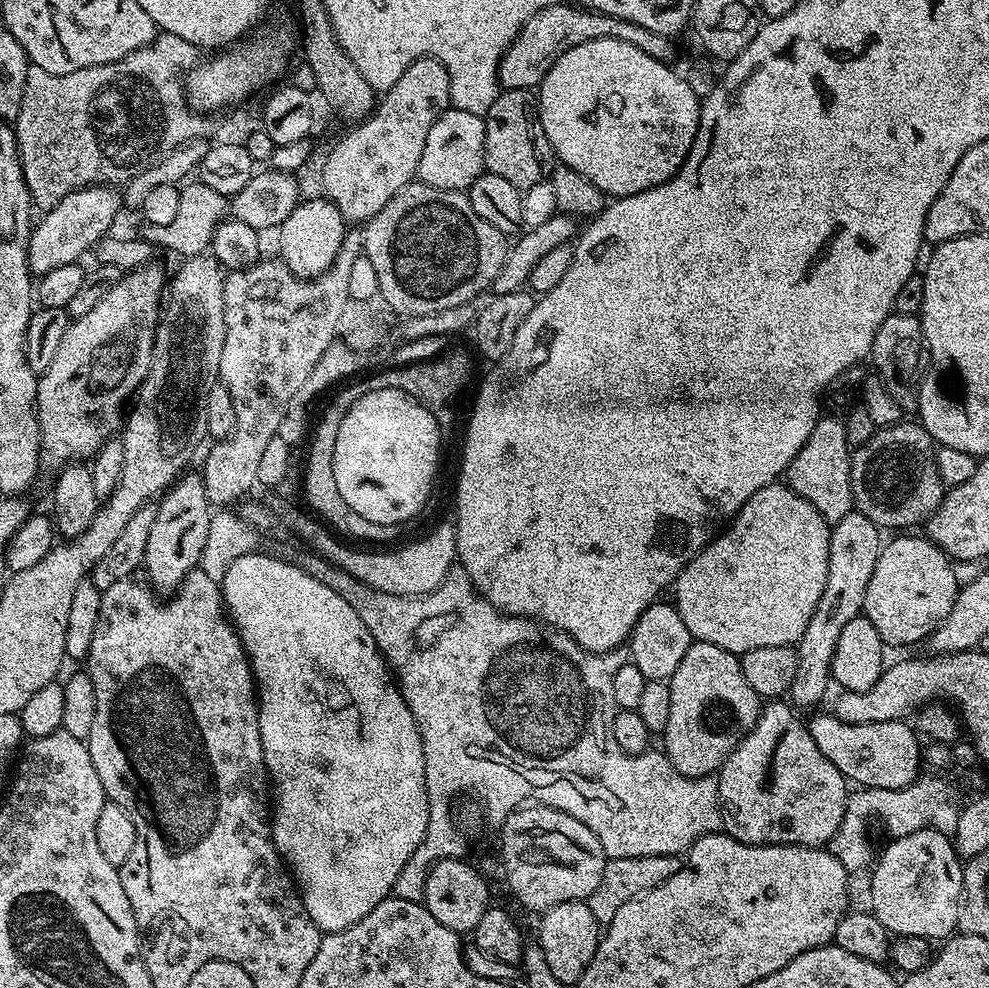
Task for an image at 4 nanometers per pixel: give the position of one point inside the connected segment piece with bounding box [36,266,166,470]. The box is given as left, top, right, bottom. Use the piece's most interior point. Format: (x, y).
(104, 356)

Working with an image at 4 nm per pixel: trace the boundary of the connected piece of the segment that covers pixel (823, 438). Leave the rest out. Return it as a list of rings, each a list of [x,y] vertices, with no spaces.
[[[824,414],[816,421],[814,430],[810,430],[806,446],[802,446],[802,450],[798,450],[798,454],[790,462],[786,483],[794,490],[794,494],[806,498],[806,502],[810,502],[810,506],[814,506],[814,510],[818,510],[818,514],[822,514],[824,521],[831,526],[846,518],[846,514],[854,508],[850,482],[851,465],[852,452],[843,419],[836,414]]]

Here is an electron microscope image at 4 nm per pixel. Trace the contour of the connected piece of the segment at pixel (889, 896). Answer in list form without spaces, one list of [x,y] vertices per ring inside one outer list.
[[[923,828],[922,830],[914,830],[914,834],[898,836],[889,839],[887,842],[889,844],[885,846],[884,853],[881,856],[879,853],[878,859],[871,869],[871,872],[873,871],[872,905],[870,905],[872,915],[878,918],[878,922],[882,922],[884,929],[892,936],[917,936],[918,938],[926,938],[929,942],[940,942],[953,935],[957,931],[960,922],[960,898],[964,894],[964,864],[959,854],[956,853],[956,848],[952,844],[951,835],[946,832],[939,832],[937,828]]]

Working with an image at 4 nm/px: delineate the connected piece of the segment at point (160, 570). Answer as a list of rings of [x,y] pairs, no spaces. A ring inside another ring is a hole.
[[[188,470],[160,497],[156,508],[154,526],[150,526],[150,539],[146,542],[146,554],[142,565],[151,587],[156,590],[175,590],[200,563],[200,556],[209,547],[214,531],[213,505],[208,503],[203,475]]]

